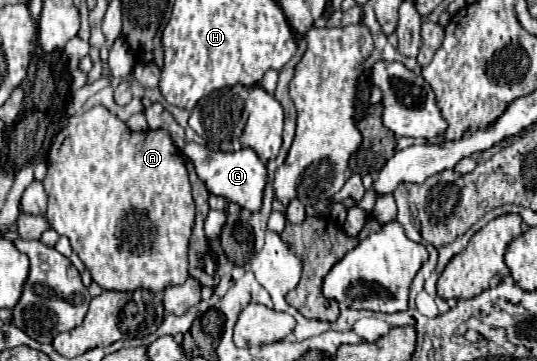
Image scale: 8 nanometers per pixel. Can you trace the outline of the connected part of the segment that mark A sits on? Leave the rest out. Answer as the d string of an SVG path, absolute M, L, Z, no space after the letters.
M98 104L80 116L70 116L70 124L54 136L48 154L48 174L42 184L48 194L46 218L50 226L70 240L72 250L86 264L92 280L104 290L134 292L136 288L146 288L162 292L168 286L186 282L194 200L186 162L168 130L130 132L126 122Z

